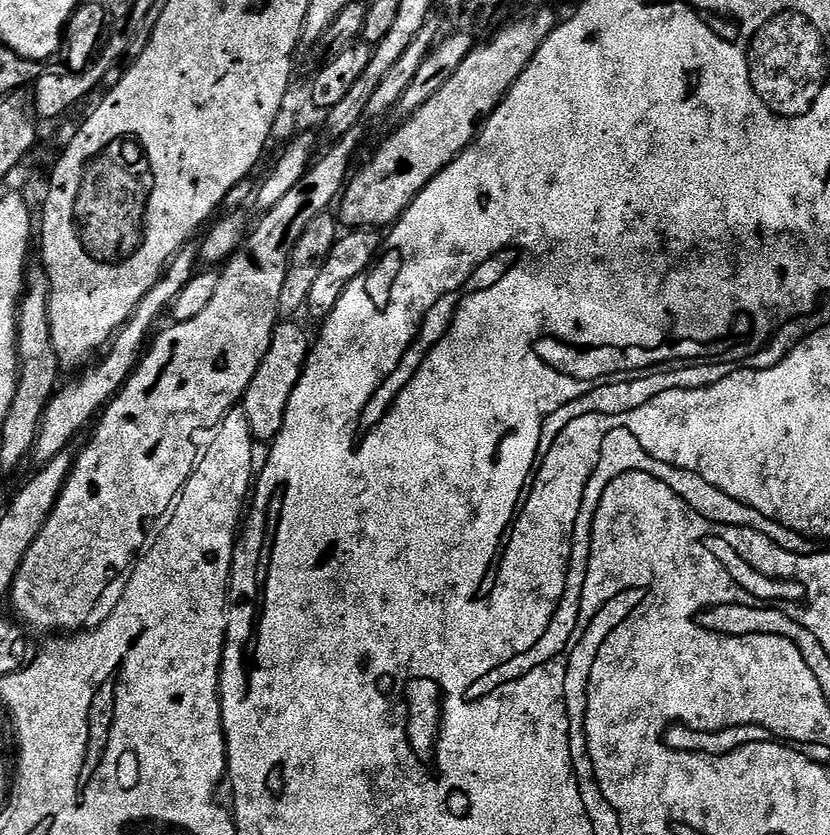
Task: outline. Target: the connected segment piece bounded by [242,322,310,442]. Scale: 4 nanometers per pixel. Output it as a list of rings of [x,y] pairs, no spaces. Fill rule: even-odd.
[[[296,322],[277,323],[270,350],[258,366],[258,374],[250,382],[242,401],[246,418],[250,422],[253,441],[271,442],[282,430],[286,418],[286,408],[290,406],[290,396],[294,394],[294,386],[298,386],[298,378],[302,378],[304,364],[310,351],[310,336],[303,332]]]

